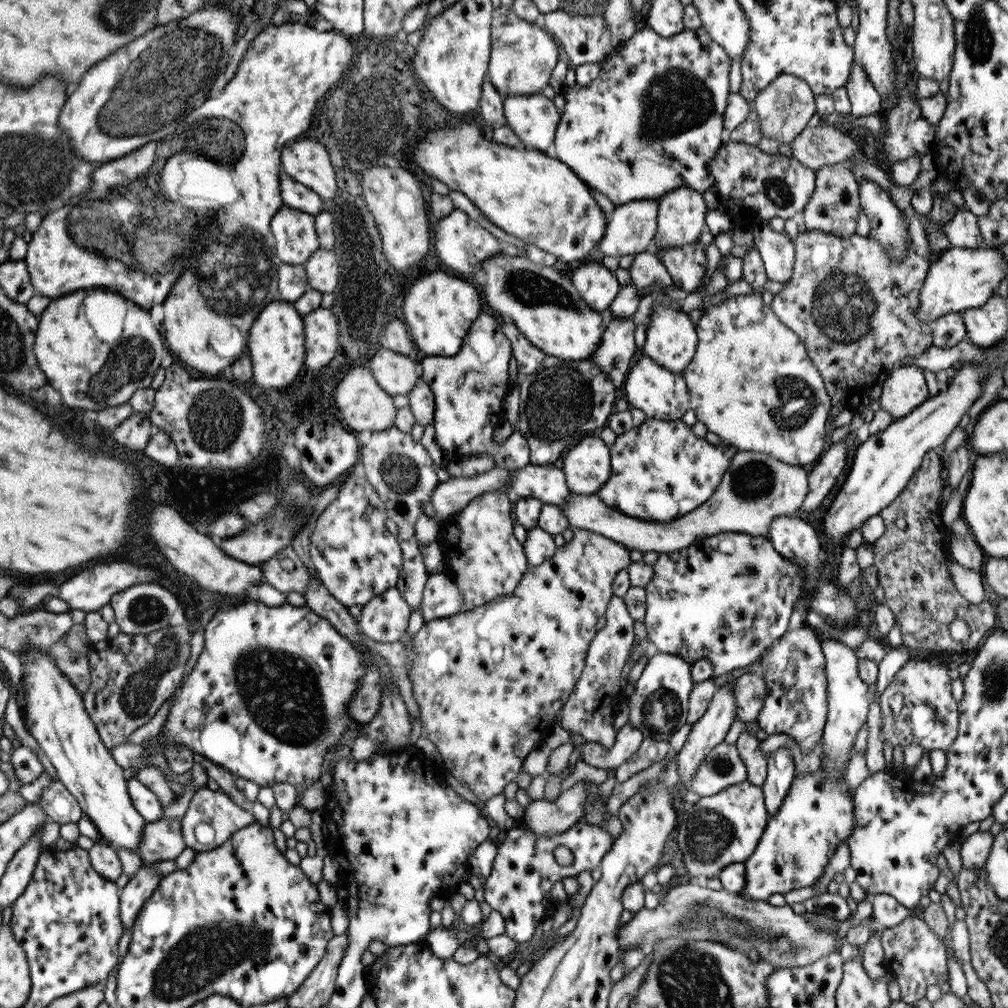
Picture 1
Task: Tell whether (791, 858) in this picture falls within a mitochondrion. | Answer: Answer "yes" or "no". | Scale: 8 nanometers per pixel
yes

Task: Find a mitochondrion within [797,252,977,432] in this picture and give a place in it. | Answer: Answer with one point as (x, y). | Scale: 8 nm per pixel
(844, 310)

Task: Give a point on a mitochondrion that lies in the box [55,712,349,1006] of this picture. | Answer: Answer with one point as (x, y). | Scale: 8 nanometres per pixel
(203, 956)

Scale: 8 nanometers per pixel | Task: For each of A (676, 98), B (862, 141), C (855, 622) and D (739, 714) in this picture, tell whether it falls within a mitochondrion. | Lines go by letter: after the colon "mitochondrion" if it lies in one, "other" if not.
A: mitochondrion
B: other
C: other
D: other

